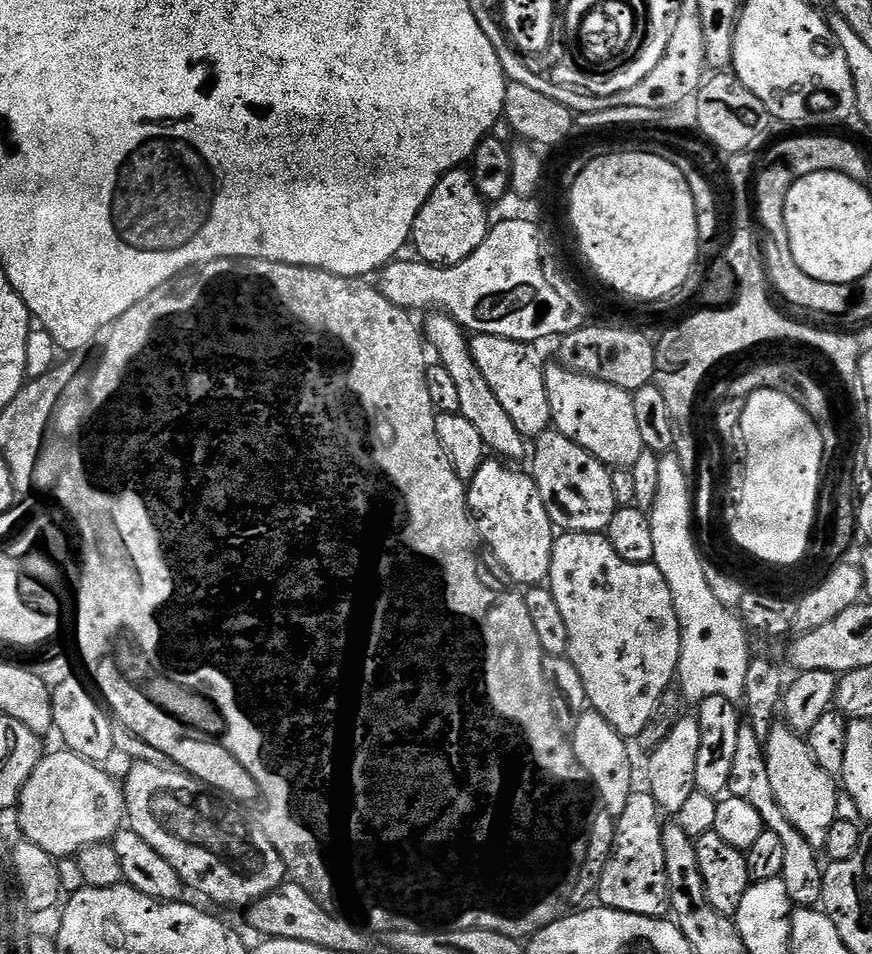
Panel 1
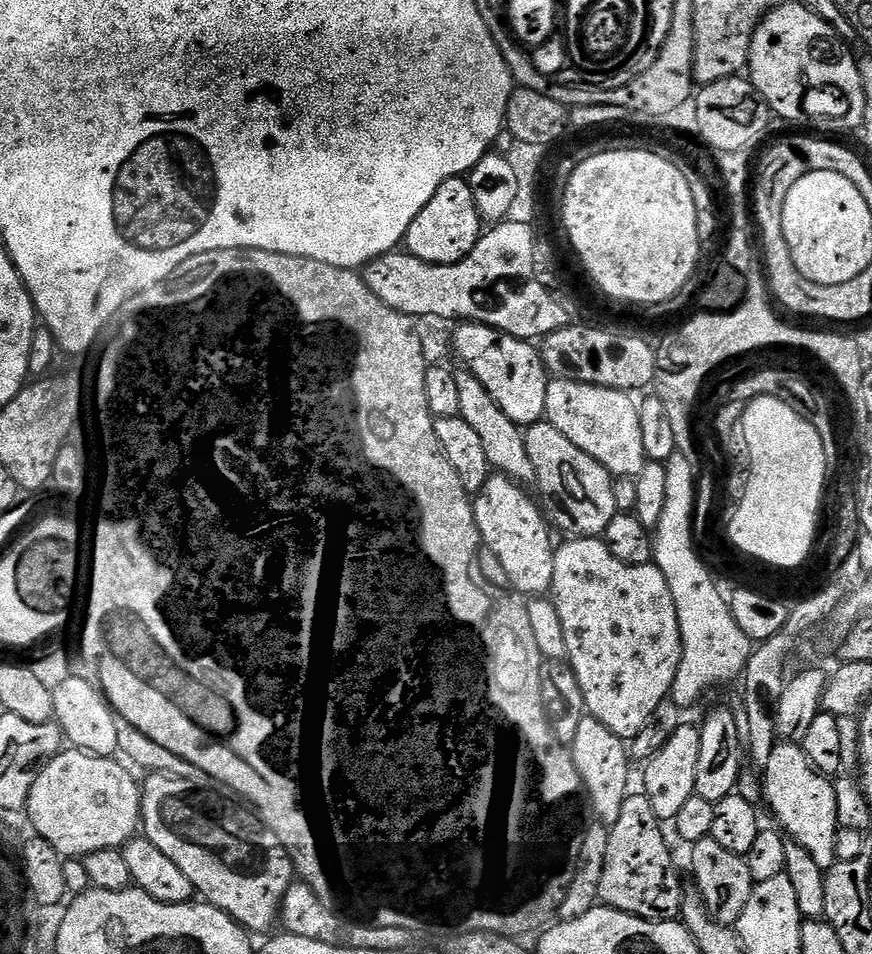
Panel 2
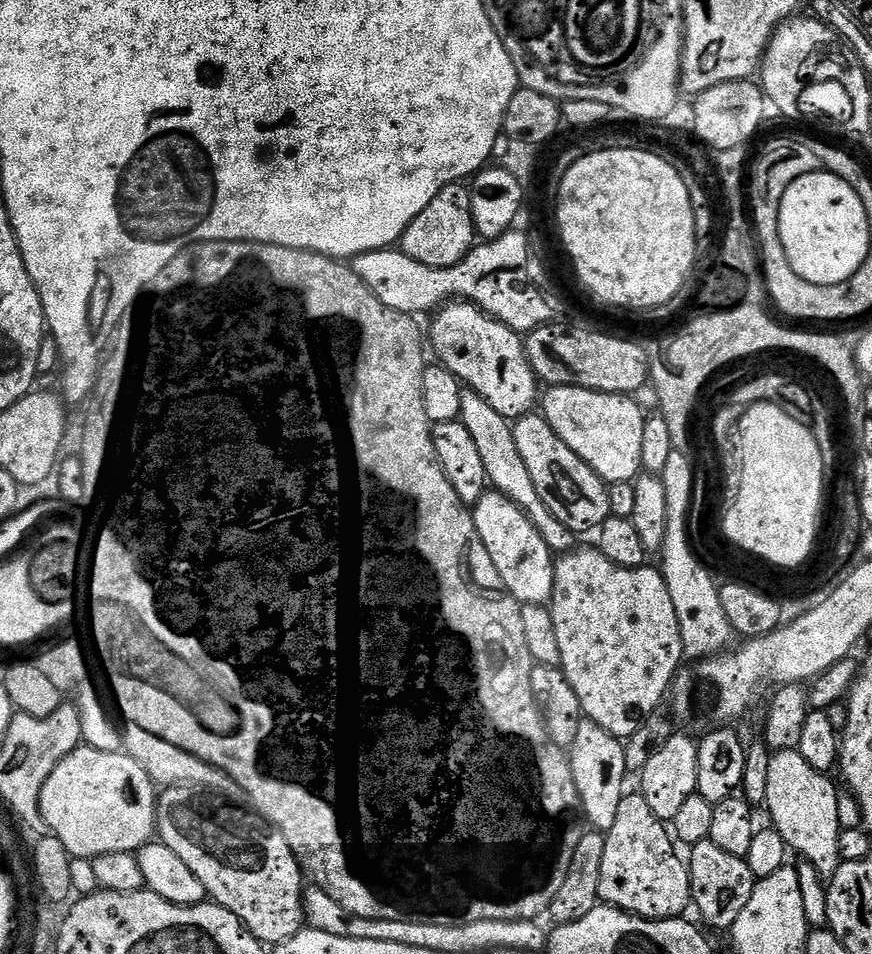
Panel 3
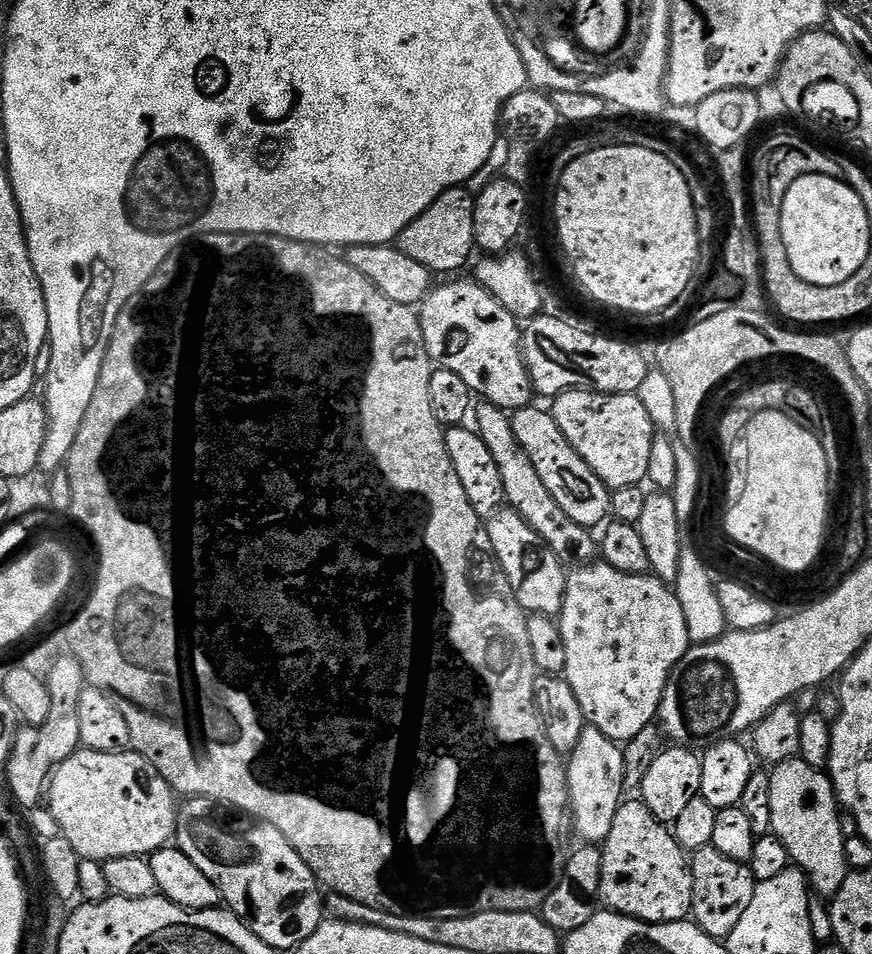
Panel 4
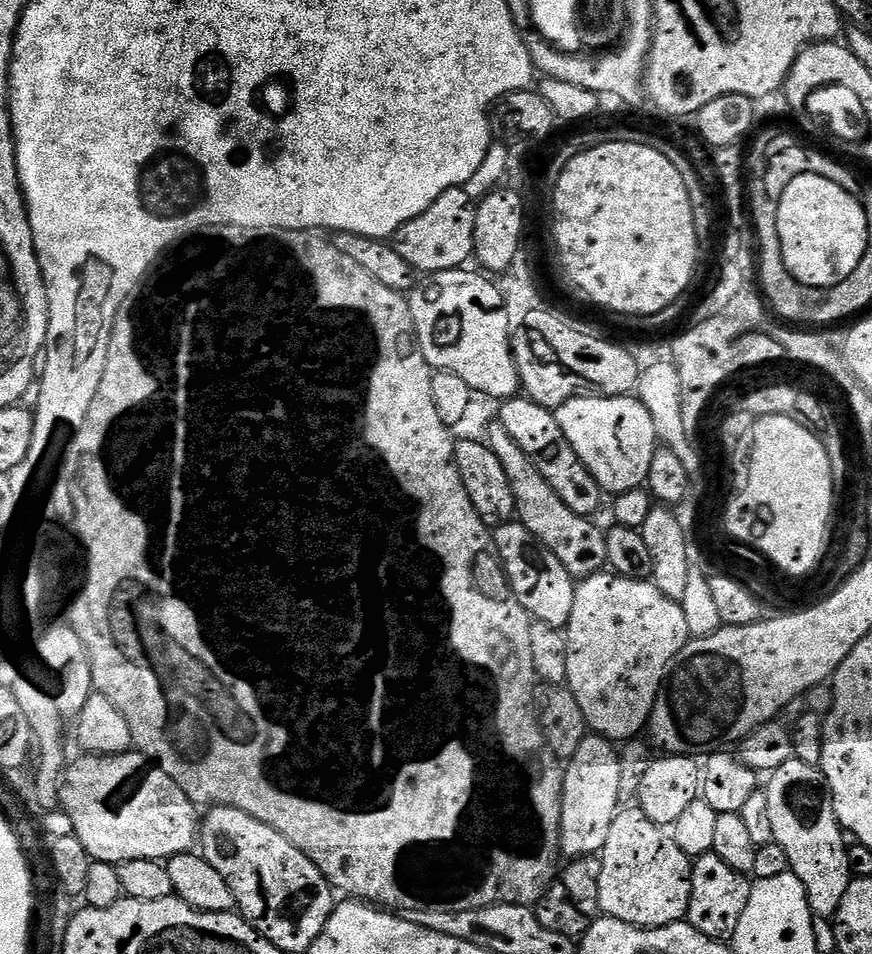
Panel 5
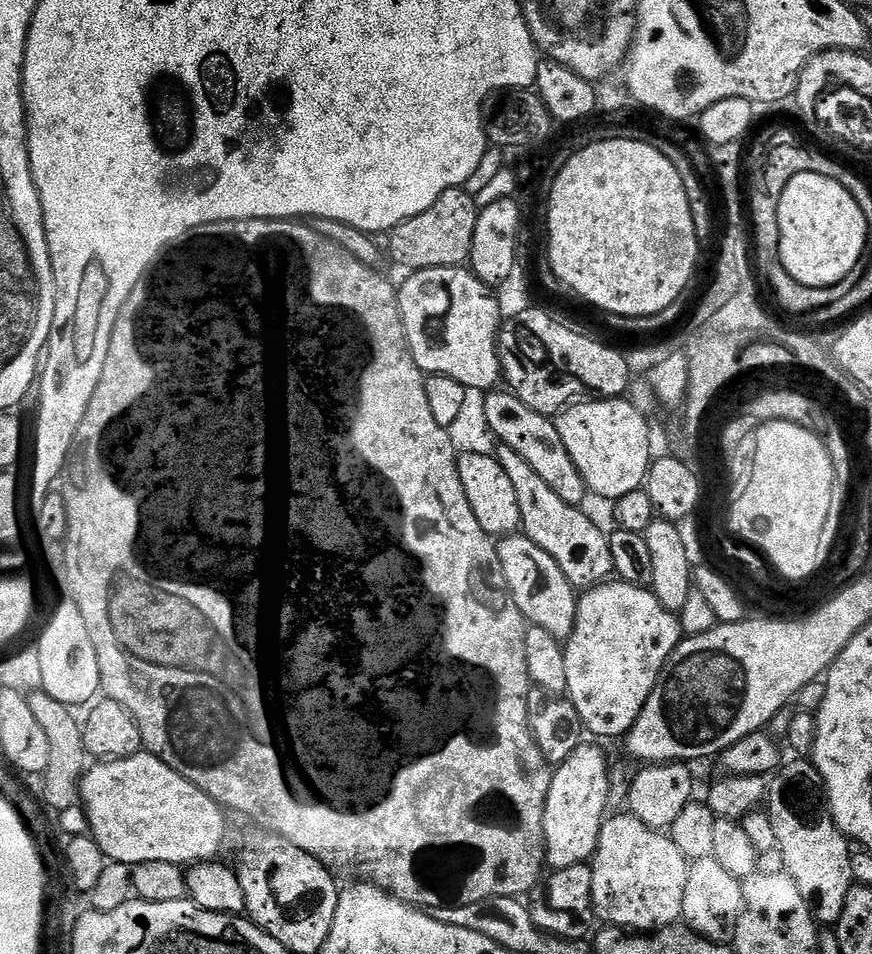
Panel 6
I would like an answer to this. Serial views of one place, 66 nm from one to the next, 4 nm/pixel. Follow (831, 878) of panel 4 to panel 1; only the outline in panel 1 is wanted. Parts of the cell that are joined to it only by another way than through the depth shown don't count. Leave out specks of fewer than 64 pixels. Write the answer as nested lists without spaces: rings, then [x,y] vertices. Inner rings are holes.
[[[783,722],[773,723],[768,739],[764,745],[764,757],[768,763],[770,787],[774,790],[774,798],[778,798],[778,806],[782,806],[782,814],[790,818],[790,822],[817,850],[823,849],[826,834],[830,834],[830,826],[838,819],[836,812],[837,781],[812,757],[807,739],[790,730]]]

